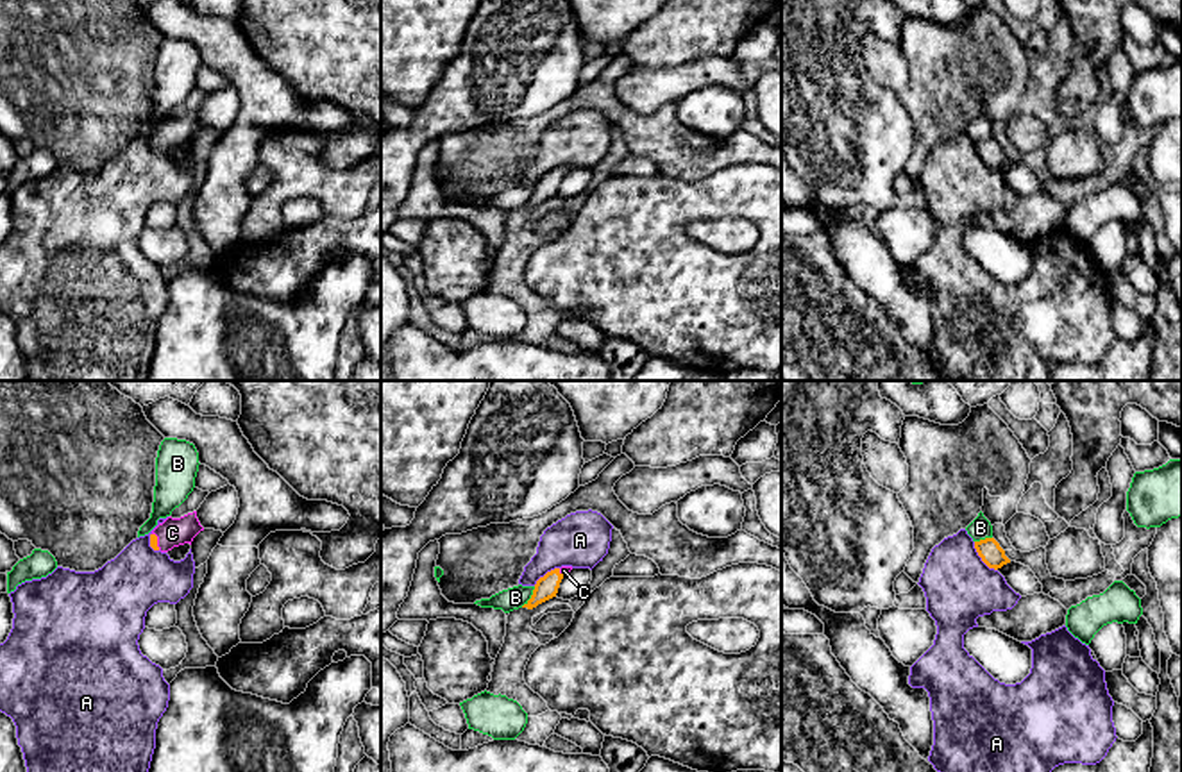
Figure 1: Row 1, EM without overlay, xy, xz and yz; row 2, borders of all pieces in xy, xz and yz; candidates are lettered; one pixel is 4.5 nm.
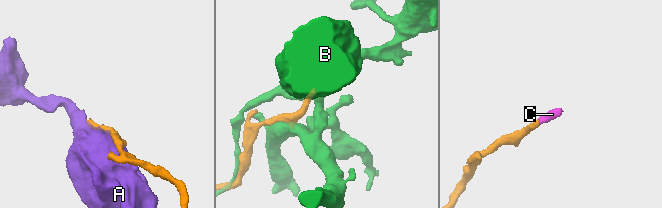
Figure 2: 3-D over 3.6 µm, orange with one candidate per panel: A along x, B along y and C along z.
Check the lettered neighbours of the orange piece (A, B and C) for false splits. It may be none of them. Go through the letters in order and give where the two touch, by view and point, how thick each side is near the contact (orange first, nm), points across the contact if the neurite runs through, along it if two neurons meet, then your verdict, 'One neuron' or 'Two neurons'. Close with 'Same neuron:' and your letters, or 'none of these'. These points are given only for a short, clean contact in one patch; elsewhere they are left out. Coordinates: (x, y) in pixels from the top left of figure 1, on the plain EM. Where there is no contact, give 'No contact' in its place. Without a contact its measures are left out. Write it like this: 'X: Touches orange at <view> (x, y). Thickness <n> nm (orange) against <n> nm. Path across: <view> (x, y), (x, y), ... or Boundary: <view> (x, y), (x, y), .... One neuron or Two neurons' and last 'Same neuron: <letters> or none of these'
A: Touches orange at yz (980, 156). Thickness 100 nm (orange) against 320 nm. Two neurons
B: Touches orange at xz (531, 197). Thickness 100 nm (orange) against 100 nm. Two neurons
C: Touches orange at xy (156, 142). Thickness 30 nm (orange) against 130 nm. Path across: xy (152, 136), (156, 142), (172, 133). One neuron
Same neuron: C

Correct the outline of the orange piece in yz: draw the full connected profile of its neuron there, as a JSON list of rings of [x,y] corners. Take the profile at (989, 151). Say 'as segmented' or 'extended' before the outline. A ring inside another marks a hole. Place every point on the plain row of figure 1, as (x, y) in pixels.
as segmented | [[[994,138],[975,141],[975,148],[989,168],[998,170],[1003,164],[1010,163],[1010,159],[1005,155],[1005,150]]]

